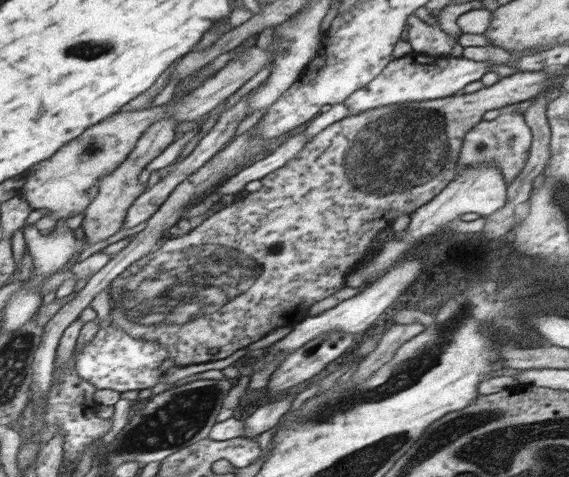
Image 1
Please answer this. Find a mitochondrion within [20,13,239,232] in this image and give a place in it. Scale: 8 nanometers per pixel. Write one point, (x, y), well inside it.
(81, 48)

